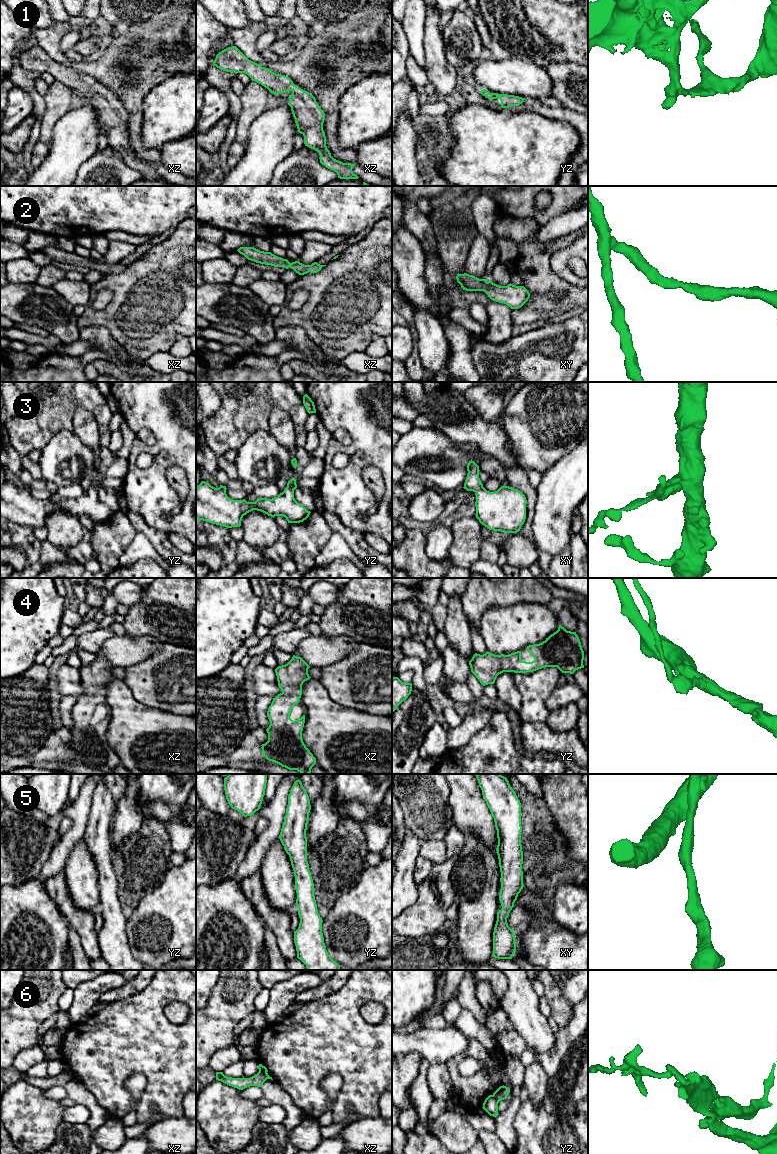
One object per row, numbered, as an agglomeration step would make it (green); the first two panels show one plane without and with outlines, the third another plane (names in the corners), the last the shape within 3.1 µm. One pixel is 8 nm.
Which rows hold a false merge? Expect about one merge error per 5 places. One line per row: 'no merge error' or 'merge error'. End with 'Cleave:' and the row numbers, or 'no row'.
1: no merge error
2: no merge error
3: no merge error
4: no merge error
5: no merge error
6: merge error
Cleave: 6

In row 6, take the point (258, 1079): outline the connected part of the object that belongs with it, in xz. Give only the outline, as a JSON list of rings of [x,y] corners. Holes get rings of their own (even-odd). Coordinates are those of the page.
[[[216,1072],[216,1080],[221,1081],[239,1090],[243,1090],[250,1086],[261,1087],[267,1079],[268,1077],[262,1072],[258,1072],[250,1078],[232,1078],[225,1076],[223,1072]]]

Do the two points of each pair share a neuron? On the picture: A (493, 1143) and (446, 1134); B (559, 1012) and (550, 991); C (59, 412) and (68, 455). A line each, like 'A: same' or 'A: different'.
A: same
B: same
C: different

